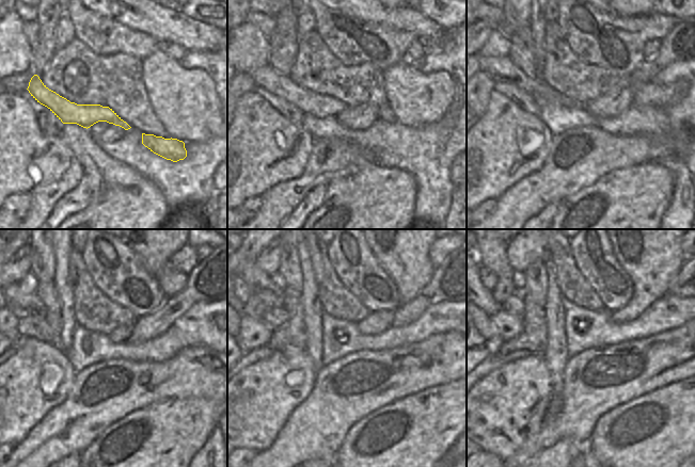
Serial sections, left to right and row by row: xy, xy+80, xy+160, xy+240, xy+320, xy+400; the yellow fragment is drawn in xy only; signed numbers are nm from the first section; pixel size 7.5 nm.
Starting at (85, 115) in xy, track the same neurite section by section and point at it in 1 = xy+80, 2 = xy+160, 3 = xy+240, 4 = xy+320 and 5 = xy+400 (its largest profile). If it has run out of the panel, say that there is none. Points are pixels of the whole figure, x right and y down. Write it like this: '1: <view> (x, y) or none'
1: xy+80 (317, 105)
2: xy+160 (500, 69)
3: xy+240 (22, 306)
4: xy+320 (259, 282)
5: xy+400 (490, 251)

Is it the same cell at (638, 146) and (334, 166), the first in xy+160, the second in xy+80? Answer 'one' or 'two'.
one

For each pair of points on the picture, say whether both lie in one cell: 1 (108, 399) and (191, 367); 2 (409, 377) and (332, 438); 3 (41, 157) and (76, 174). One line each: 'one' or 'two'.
1: one
2: one
3: two

